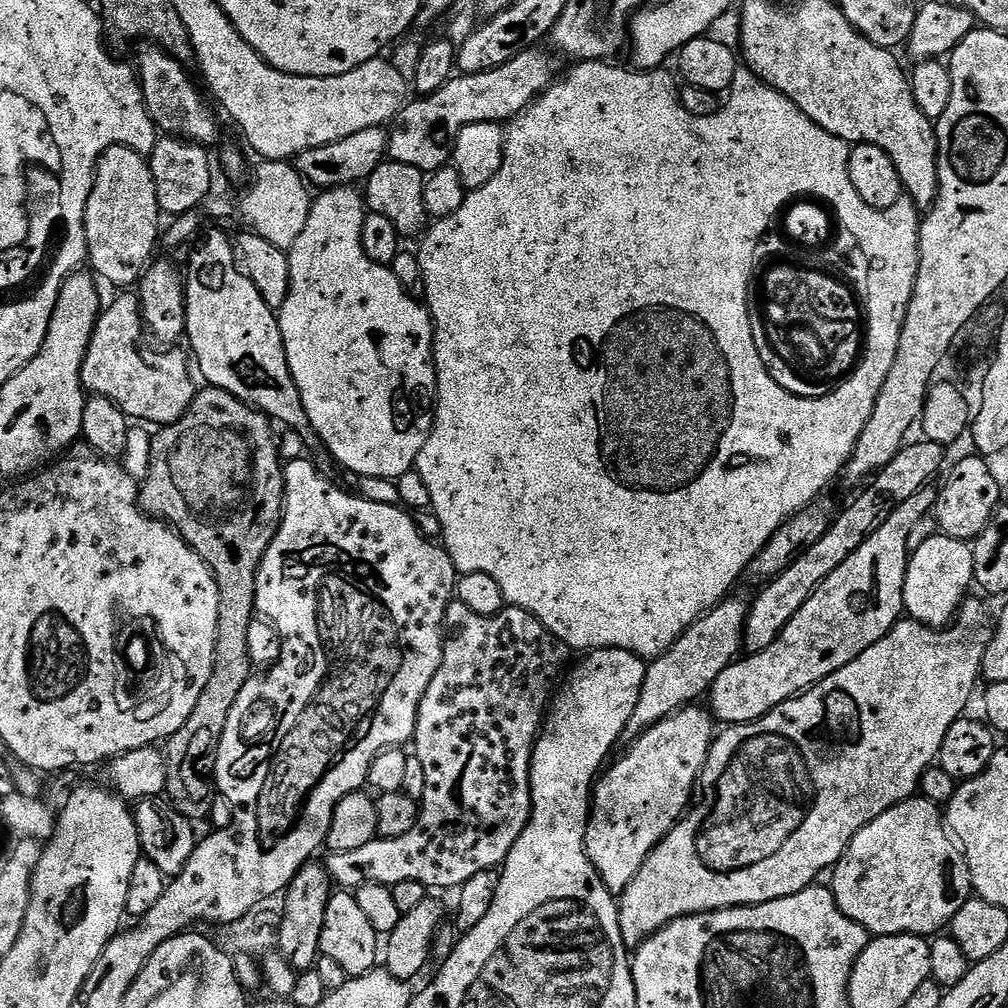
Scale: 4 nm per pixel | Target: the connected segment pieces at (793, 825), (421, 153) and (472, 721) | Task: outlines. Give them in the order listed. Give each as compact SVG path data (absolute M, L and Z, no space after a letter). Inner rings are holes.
M965 599L954 623L946 628L927 628L914 619L902 618L881 640L874 642L870 650L858 654L858 658L842 666L842 670L830 674L819 684L812 685L800 695L782 702L778 707L771 708L760 720L725 727L724 733L721 736L719 733L713 739L712 748L708 752L708 761L698 777L698 799L660 839L660 843L638 870L634 882L630 882L630 886L626 886L626 890L618 898L620 929L624 943L629 949L639 948L655 932L664 928L671 920L677 920L679 916L717 912L720 908L743 908L765 904L771 900L798 894L803 888L809 887L820 873L829 871L840 861L844 851L848 849L848 843L852 841L854 834L858 834L860 828L865 828L870 821L878 818L878 814L909 799L917 791L922 774L926 769L933 767L934 761L939 757L942 738L946 738L946 730L950 730L950 726L954 726L954 722L967 713L964 711L972 700L976 679L979 681L982 676L984 650L992 638L994 616L993 613L992 616L988 613L988 608L982 601L972 599Z
M539 47L529 48L528 51L518 54L510 62L498 66L494 70L486 70L482 74L453 75L446 86L442 86L436 92L428 96L409 99L401 108L396 119L391 121L388 132L388 156L391 159L402 162L406 166L414 166L419 172L431 174L445 167L451 161L452 147L456 141L456 135L466 126L474 122L507 122L512 117L524 111L541 92L544 92L557 79L556 64L552 61L553 53L540 52Z
M454 602L446 610L444 635L442 662L438 666L438 672L434 674L434 678L430 678L430 686L426 686L426 694L422 694L422 702L418 706L414 755L418 758L418 762L422 762L422 770L426 770L426 790L424 791L424 799L418 808L416 825L398 838L390 838L389 840L377 838L366 842L366 846L358 846L358 850L332 852L329 855L329 860L326 860L326 867L329 876L332 877L333 885L339 886L341 889L355 890L363 884L391 886L398 882L422 882L422 886L426 890L432 890L432 888L458 890L463 884L470 882L470 878L474 878L474 874L499 869L510 854L514 842L518 842L522 830L528 824L528 816L532 813L532 784L528 780L532 769L532 748L536 745L540 729L546 719L550 701L554 696L554 689L565 671L564 663L570 656L570 649L558 637L550 634L550 630L546 630L546 626L542 626L542 622L538 622L538 618L534 618L526 610L511 606L506 606L493 616L483 616L482 614L474 614L474 610L470 610L470 606Z

